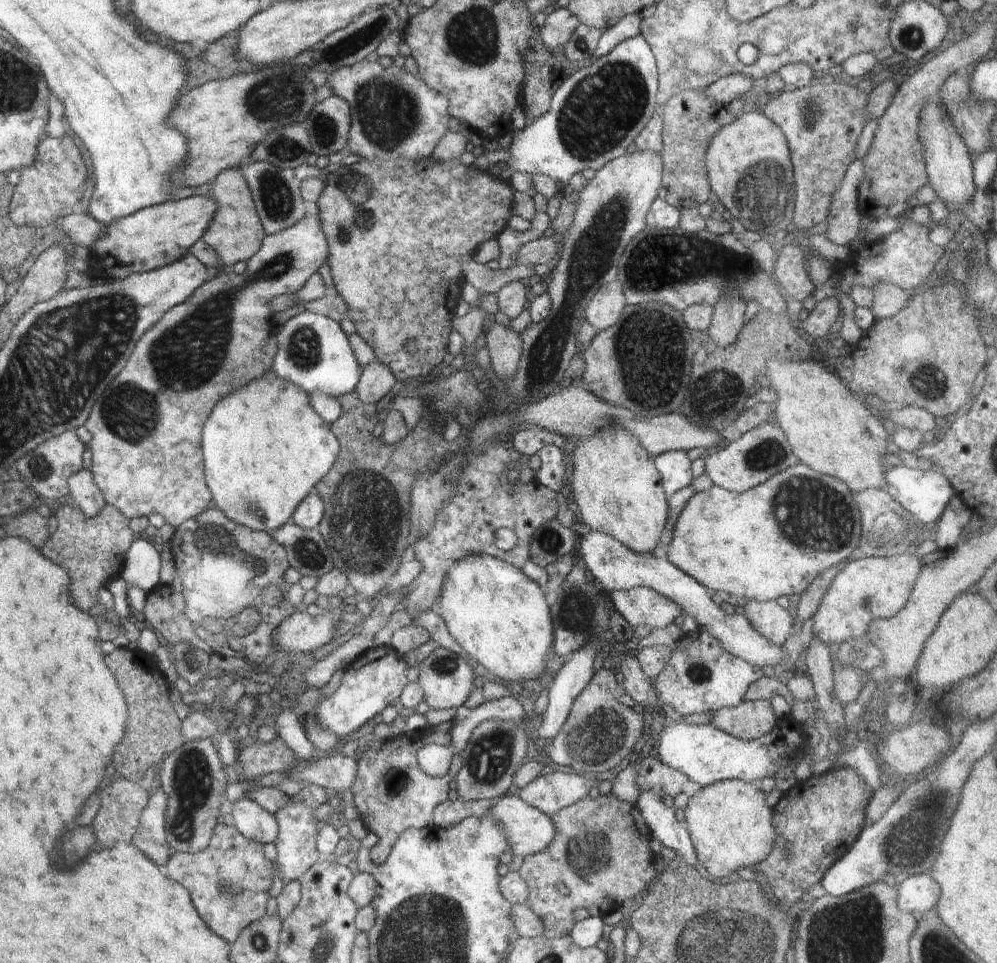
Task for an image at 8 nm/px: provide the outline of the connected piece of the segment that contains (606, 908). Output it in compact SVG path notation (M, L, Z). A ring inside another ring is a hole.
M612 792L597 798L586 794L551 819L556 826L554 840L546 850L525 856L519 870L528 887L525 902L542 920L542 935L548 940L569 934L577 908L588 910L590 917L603 917L622 908L625 900L639 900L657 873L650 850L653 837L636 803L618 800ZM560 884L570 890L568 895L558 892Z

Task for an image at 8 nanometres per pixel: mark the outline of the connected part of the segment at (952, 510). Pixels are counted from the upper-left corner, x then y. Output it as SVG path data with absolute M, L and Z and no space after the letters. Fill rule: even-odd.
M954 493L937 521L936 544L938 549L951 548L963 538L962 530L970 522L973 514L973 511Z

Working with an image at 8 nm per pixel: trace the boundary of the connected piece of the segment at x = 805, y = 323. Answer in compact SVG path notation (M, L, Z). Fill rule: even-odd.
M831 297L818 301L808 317L799 323L806 334L810 334L815 340L820 340L833 331L839 319L839 301L836 297Z

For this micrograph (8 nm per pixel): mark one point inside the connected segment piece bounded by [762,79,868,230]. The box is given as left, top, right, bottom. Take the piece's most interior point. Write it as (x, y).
(821, 122)

